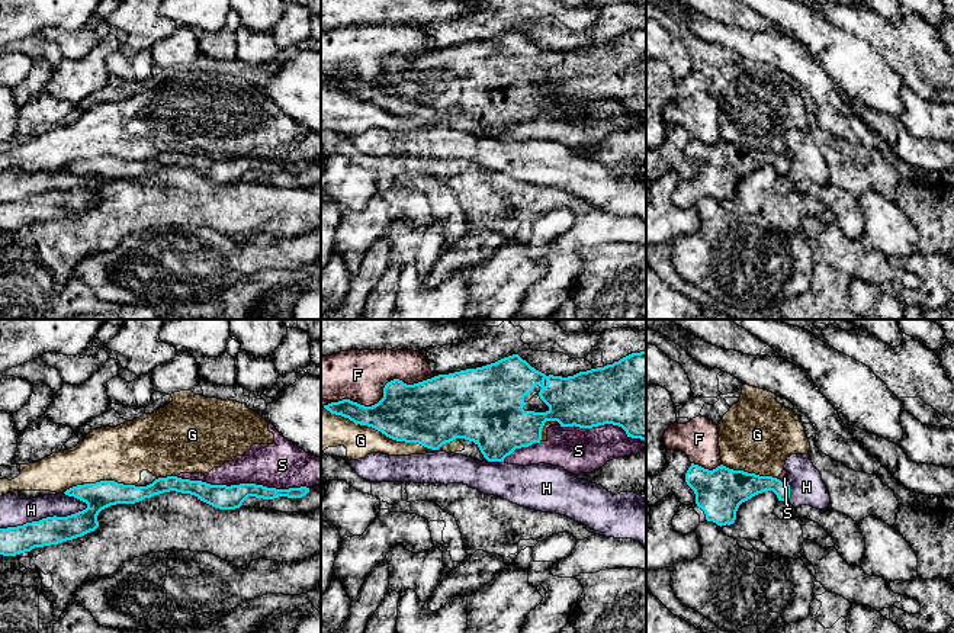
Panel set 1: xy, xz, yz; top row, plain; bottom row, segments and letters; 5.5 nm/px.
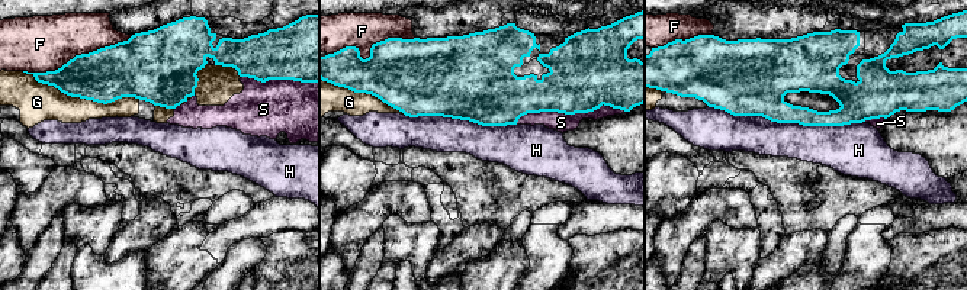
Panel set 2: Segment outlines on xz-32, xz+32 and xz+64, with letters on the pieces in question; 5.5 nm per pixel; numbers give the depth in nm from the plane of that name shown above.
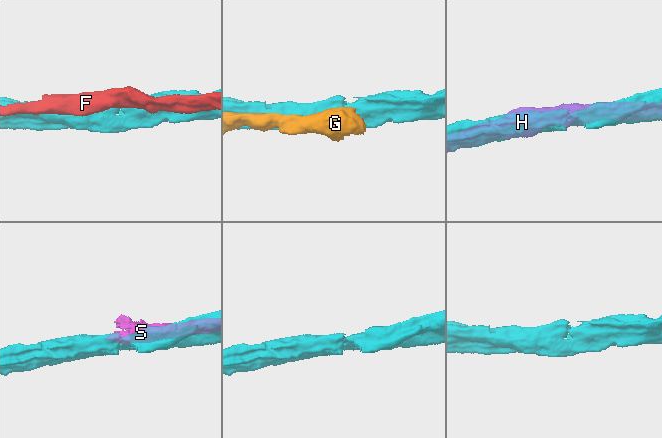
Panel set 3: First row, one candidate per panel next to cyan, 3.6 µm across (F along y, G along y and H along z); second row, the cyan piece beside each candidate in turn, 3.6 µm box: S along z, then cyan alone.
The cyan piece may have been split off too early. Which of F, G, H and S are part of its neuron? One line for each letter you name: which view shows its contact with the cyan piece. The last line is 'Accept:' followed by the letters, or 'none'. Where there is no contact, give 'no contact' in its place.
Accept: none

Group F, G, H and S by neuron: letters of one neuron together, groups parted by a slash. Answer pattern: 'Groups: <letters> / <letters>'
Groups: F / G S / H

